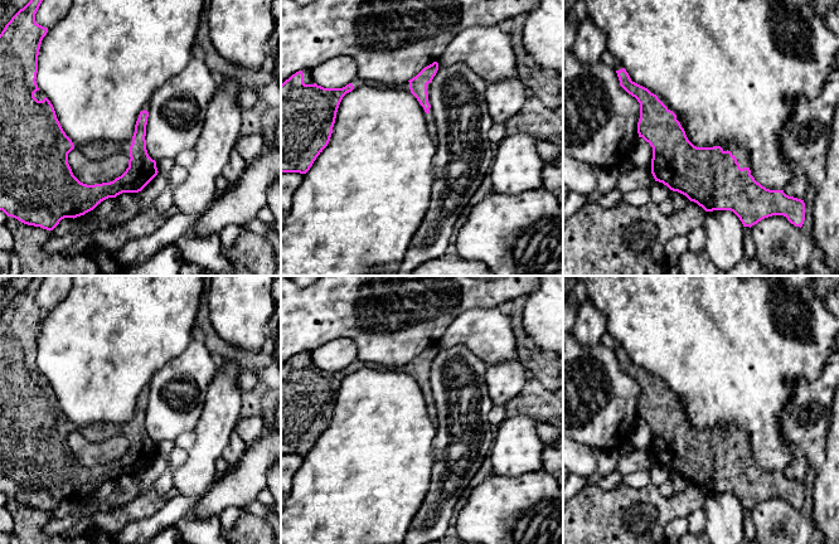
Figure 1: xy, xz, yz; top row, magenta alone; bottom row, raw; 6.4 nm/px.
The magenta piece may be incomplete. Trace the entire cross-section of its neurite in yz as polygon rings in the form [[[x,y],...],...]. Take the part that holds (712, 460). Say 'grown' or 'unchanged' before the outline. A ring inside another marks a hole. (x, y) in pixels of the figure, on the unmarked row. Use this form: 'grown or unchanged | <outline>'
grown | [[[621,345],[616,348],[616,355],[620,368],[640,385],[637,416],[653,429],[655,463],[685,477],[705,494],[733,494],[743,509],[751,510],[772,497],[784,497],[795,509],[802,509],[804,482],[757,465],[742,429],[736,426],[694,428],[679,398],[663,380],[632,364]]]

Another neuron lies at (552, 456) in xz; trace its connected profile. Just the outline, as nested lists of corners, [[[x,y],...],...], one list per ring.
[[[563,439],[544,446],[543,450],[543,470],[556,473],[563,471]]]

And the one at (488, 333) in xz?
[[[470,309],[438,340],[440,348],[465,345],[488,365],[519,360],[511,317],[494,309]]]

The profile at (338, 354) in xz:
[[[334,339],[311,351],[317,368],[324,370],[341,370],[358,359],[358,348],[350,339]]]

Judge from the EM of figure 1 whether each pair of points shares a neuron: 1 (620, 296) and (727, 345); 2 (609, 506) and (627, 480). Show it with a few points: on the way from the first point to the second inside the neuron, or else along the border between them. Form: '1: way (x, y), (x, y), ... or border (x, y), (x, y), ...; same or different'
1: way (646, 302), (684, 302), (701, 319); same
2: border (650, 481), (643, 486), (626, 486), (621, 484); different

